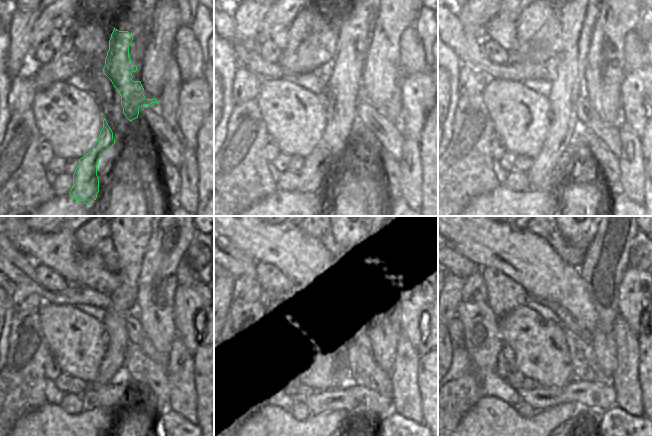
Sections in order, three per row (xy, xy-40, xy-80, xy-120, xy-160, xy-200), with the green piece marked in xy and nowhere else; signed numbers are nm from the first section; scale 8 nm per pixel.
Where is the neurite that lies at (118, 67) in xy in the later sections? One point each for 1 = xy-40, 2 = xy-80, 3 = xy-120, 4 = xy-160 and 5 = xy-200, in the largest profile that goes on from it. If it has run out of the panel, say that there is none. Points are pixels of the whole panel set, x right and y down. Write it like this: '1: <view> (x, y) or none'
1: xy-40 (344, 87)
2: xy-80 (577, 14)
3: xy-120 (130, 236)
4: xy-160 (352, 236)
5: xy-200 (580, 236)

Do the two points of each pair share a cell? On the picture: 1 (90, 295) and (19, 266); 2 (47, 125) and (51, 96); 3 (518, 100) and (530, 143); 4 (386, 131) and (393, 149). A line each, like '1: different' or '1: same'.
1: same
2: same
3: same
4: same

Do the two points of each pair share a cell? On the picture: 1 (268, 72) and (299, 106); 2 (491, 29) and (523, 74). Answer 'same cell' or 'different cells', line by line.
1: different cells
2: different cells

